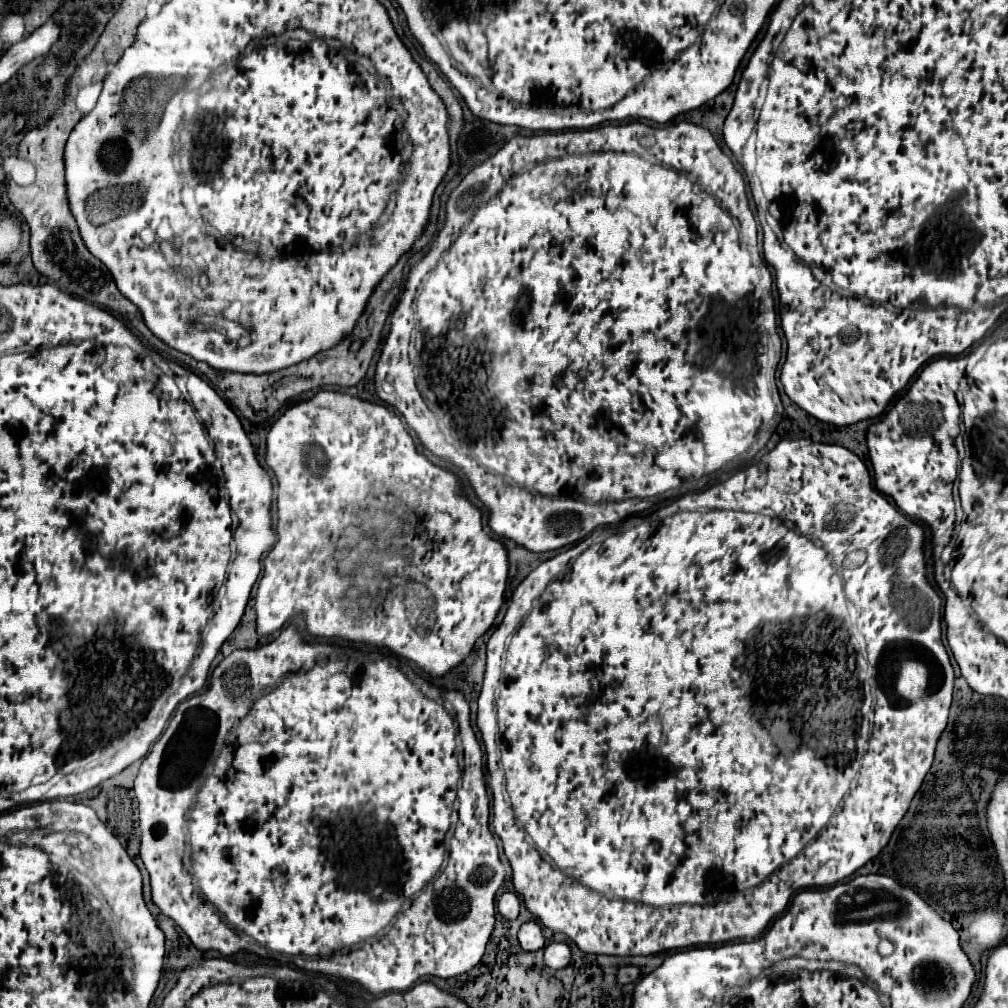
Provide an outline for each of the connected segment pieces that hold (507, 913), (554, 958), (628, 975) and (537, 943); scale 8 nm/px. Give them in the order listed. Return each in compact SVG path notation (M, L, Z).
M504 892L498 898L498 910L504 918L508 920L516 920L518 912L520 912L520 896L516 892Z
M550 942L544 948L544 962L552 970L566 968L570 964L570 946L566 942Z
M624 966L618 970L618 982L620 984L628 984L628 982L636 982L640 978L640 968L638 966Z
M534 920L522 924L522 928L518 932L518 940L520 940L522 948L528 952L536 952L536 950L544 948L544 942L546 942L546 938L542 934L542 926Z

